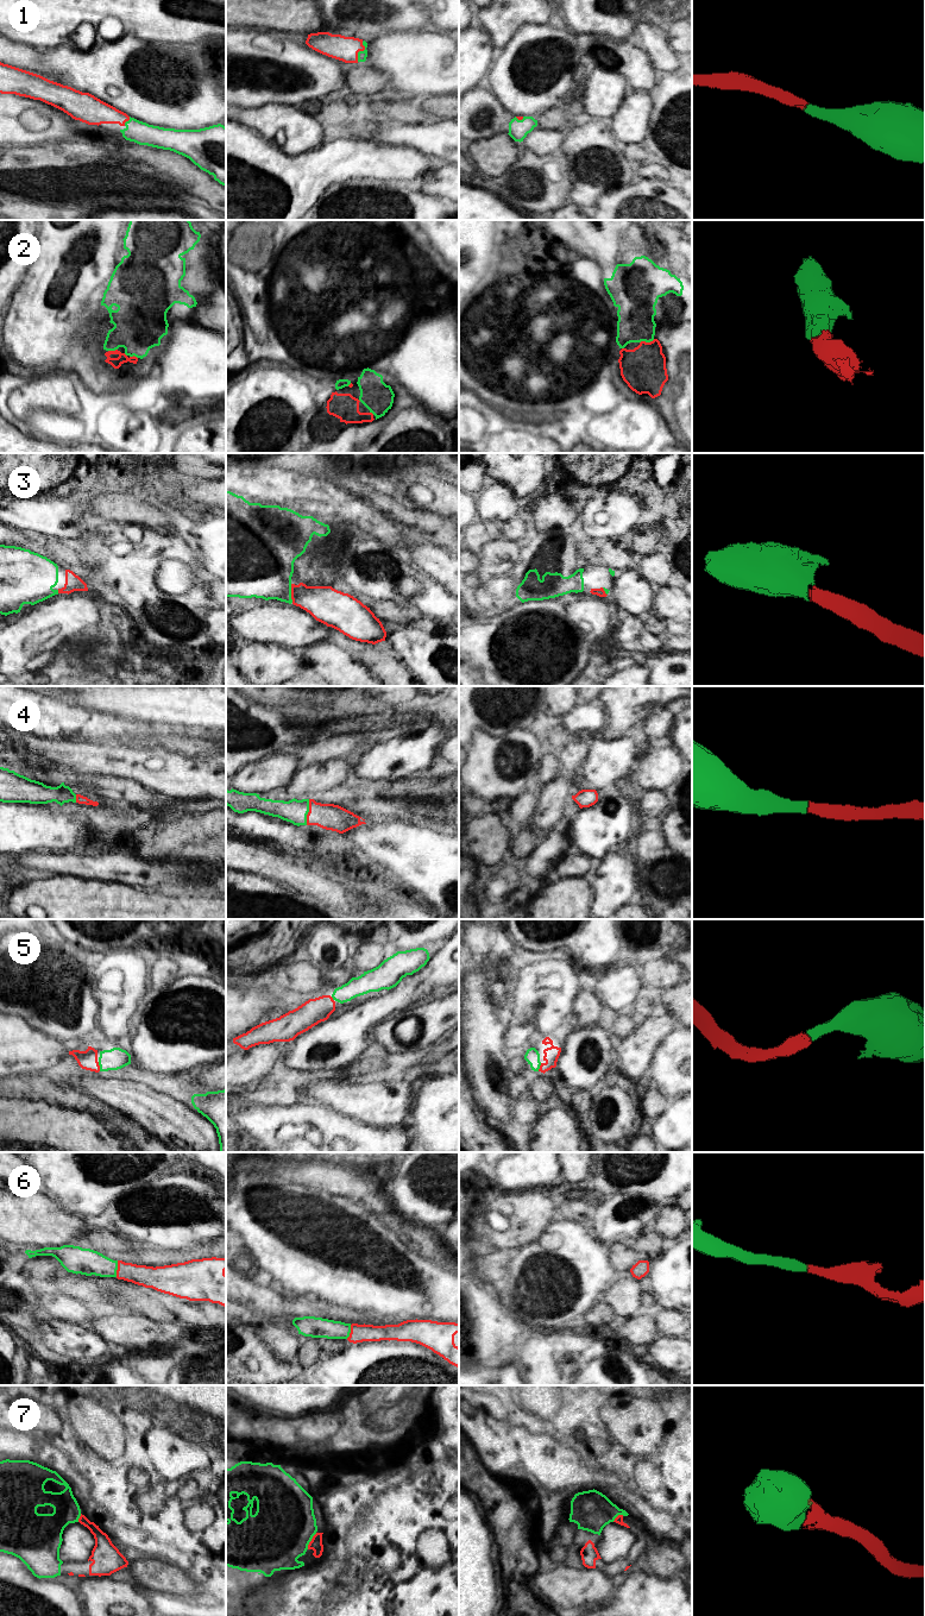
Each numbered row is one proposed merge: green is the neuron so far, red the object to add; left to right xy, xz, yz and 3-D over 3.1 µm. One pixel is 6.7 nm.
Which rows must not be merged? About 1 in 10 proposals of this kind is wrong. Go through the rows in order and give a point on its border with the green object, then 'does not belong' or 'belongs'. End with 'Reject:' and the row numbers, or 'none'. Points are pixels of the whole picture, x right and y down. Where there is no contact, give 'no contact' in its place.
1: contact xz (360, 51); belongs
2: contact yz (647, 341); belongs
3: contact xz (290, 593); belongs
4: contact xz (308, 811); belongs
5: contact xy (100, 1067); belongs
6: contact xy (117, 1269); belongs
7: contact xz (310, 1540); belongs
Reject: none

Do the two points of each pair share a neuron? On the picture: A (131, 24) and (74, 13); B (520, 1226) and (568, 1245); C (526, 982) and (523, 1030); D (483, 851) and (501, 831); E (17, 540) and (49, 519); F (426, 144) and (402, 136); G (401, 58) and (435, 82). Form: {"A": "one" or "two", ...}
{"A": "one", "B": "two", "C": "two", "D": "one", "E": "two", "F": "one", "G": "one"}

